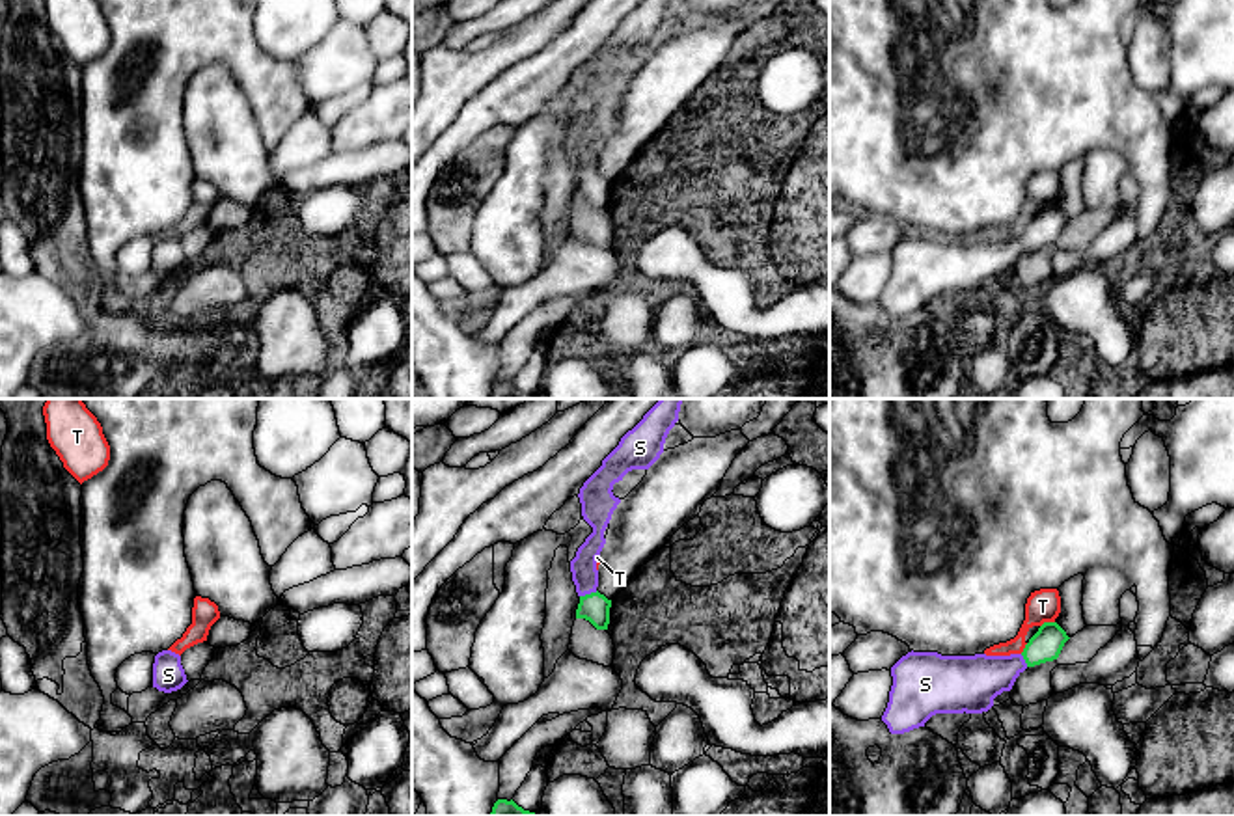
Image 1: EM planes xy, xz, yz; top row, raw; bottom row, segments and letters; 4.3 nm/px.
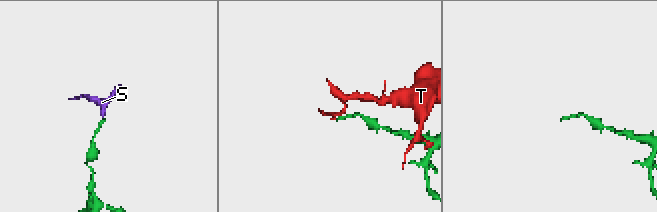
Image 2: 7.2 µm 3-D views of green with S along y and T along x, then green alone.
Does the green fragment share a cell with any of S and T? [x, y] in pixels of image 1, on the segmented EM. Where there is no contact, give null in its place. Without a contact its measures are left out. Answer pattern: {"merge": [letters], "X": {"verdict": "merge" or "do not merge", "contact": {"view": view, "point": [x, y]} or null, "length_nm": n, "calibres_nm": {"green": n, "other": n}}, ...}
{"merge": ["S"], "S": {"verdict": "merge", "contact": {"view": "xz", "point": [588, 595]}, "length_nm": 80, "calibres_nm": {"green": 130, "other": 110}}, "T": {"verdict": "do not merge", "contact": {"view": "yz", "point": [1046, 623]}, "length_nm": 70, "calibres_nm": {"green": 140, "other": 140}}}

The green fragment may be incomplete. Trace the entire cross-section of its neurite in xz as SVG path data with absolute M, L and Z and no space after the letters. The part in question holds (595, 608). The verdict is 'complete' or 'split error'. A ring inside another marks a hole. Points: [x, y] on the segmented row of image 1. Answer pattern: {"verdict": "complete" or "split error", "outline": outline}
{"verdict": "split error", "outline": "M660 399L580 488L582 516L593 533L578 548L570 572L580 596L576 619L589 620L596 630L608 630L610 624L611 600L596 591L596 559L606 544L604 531L621 503L611 492L613 484L632 469L649 469L660 458L665 438L679 421L680 404L682 399Z"}

